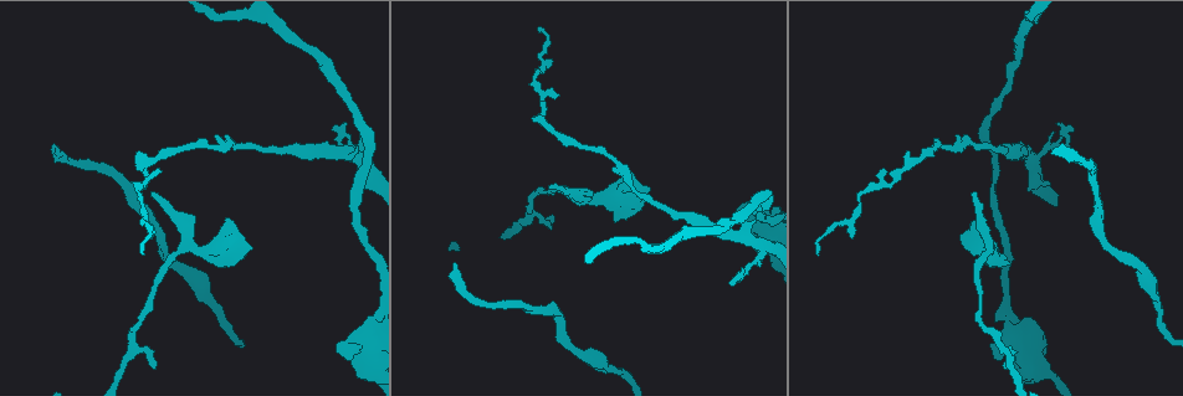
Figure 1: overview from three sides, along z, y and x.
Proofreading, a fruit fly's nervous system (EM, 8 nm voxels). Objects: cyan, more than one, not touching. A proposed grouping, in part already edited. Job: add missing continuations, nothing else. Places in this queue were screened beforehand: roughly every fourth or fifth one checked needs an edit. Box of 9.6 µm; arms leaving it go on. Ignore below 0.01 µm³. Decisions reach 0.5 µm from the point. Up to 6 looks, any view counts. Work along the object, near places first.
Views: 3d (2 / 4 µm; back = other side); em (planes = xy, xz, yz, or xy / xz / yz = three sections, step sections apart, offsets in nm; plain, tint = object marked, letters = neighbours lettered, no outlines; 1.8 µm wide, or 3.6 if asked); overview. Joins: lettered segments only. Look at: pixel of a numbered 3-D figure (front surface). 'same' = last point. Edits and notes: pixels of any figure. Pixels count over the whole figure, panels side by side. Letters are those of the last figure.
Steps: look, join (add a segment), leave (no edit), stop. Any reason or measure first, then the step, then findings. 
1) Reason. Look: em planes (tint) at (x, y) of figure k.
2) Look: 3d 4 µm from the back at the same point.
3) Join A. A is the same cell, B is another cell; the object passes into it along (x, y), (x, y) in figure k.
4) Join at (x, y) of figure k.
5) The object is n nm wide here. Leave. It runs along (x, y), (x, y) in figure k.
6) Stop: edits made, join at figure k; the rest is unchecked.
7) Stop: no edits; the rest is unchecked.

Thin end. Look: 3d 2 µm from the back at (1003, 367) of figure 1.

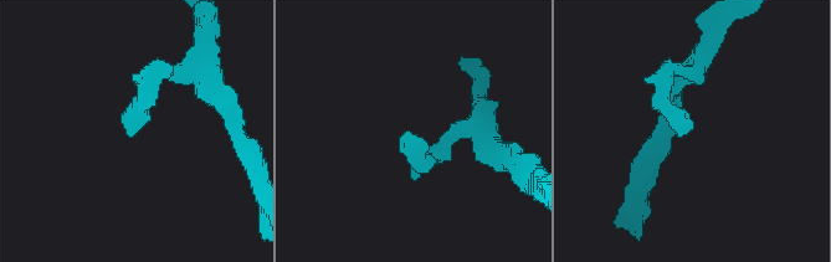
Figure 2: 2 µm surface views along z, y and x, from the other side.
Look: em planes (letters) at (677, 132) of figure 2.

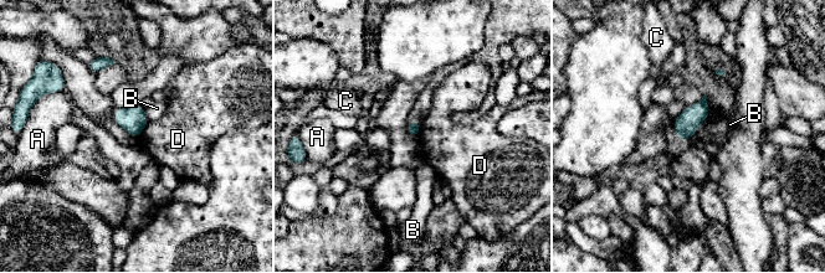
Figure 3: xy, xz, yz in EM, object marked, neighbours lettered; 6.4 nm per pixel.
The object is 90 nm wide here. Leave. A, B, C and D are other cells; a border runs along (148, 120), (139, 139) in figure 3; none of them fits.

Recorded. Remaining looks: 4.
Thick end. Look: 3d 4 µm at (1004, 255) of figure 1.

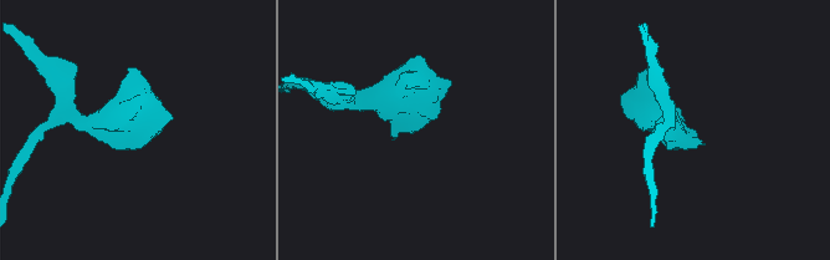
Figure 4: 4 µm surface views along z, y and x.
Look: em planes (letters) at (689, 131) of figure 4.

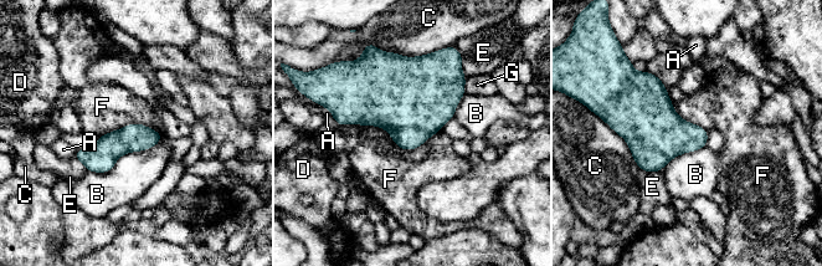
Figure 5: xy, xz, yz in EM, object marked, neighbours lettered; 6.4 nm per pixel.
Leave. A, B, C, D, E, F and G are other cells; none of them fits.

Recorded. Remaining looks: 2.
Look: em planes (letters) at (548, 186) of figure 1.

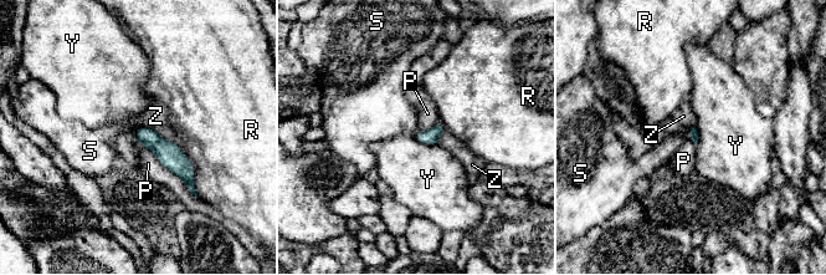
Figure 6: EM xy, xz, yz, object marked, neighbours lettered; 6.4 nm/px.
Leave. P, R, S, Y and Z are other cells; a border runs along (414, 136), (420, 142), (436, 144) in figure 6; none of them fits.

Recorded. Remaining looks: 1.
Stop: no edits; the rest is unchecked.

